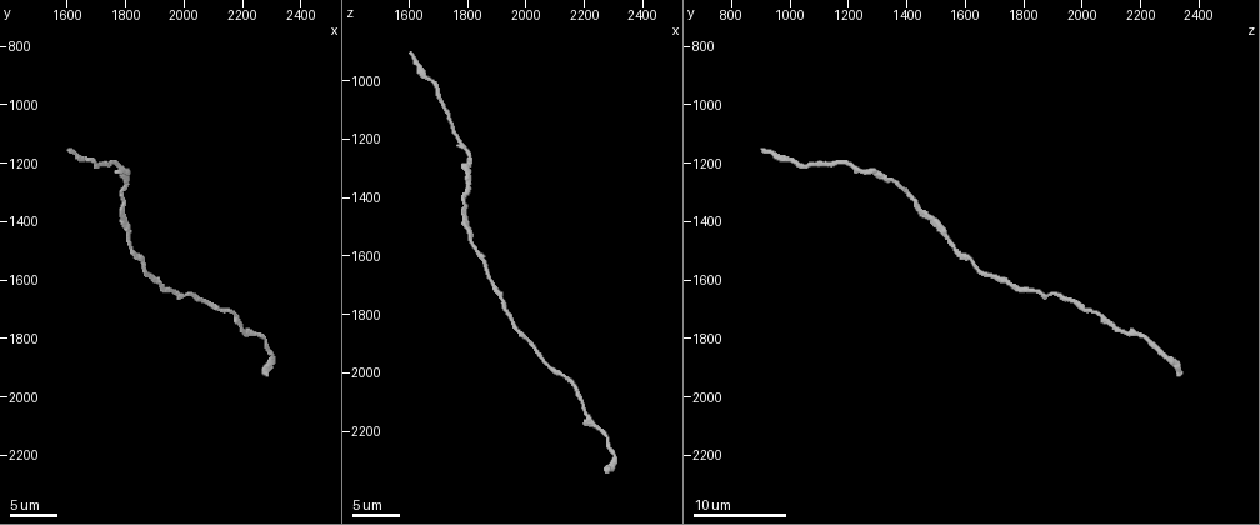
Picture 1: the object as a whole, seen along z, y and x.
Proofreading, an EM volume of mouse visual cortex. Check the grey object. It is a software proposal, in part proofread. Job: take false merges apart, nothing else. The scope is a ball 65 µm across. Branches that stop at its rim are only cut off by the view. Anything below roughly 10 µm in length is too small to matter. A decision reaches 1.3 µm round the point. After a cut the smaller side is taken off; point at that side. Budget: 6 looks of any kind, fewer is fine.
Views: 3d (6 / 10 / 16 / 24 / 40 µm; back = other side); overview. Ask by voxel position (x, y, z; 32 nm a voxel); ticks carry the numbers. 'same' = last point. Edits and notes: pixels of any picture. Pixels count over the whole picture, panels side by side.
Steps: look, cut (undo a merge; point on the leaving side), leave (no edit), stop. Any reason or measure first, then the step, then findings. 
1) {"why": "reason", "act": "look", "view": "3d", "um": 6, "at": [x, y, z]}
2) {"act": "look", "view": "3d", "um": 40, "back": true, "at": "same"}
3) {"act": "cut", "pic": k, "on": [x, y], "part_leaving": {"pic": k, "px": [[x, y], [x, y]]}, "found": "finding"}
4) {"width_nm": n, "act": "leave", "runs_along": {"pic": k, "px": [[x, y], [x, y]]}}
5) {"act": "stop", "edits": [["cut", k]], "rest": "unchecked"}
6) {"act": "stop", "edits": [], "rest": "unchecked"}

{"act": "look", "view": "3d", "um": 16, "at": [1860, 1560, 1640]}

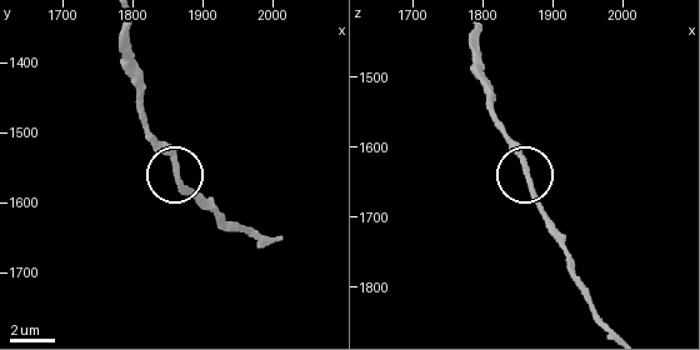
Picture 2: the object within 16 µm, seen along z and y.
{"width_nm": 220, "act": "leave", "runs_along": {"pic": 2, "px": [[528, 175], [550, 226]]}, "found": "one neuron here"}

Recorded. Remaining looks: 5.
{"why": "thick turns thin", "act": "look", "view": "3d", "um": 6, "at": [1810, 1450, 1550]}

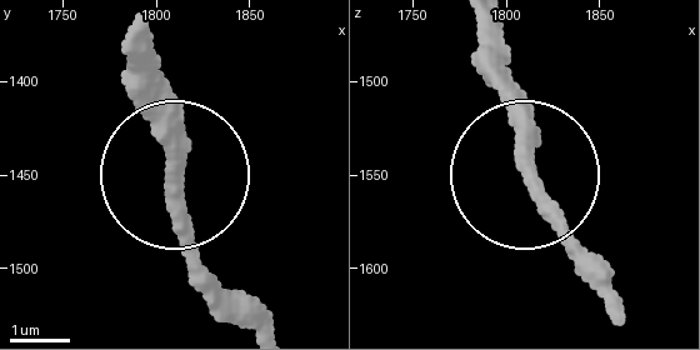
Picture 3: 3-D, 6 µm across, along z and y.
{"act": "leave", "runs_along": {"pic": 3, "px": [[258, 321], [198, 256], [164, 68]]}, "found": "one neuron here"}

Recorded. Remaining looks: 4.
{"why": "thick turns thin", "act": "look", "view": "3d", "um": 6, "at": [2130, 1700, 2000]}

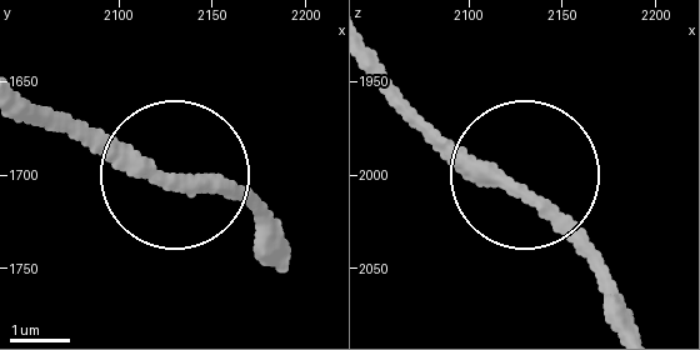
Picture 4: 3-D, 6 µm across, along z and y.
{"why": "other side", "act": "look", "view": "3d", "um": 6, "back": true, "at": [2122, 1700, 2006]}

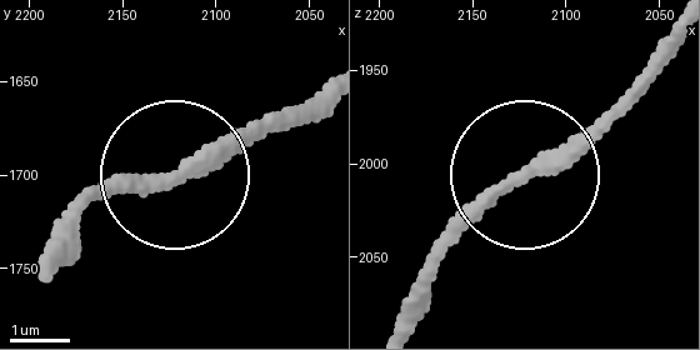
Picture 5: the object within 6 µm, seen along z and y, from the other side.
{"width_nm": 270, "act": "leave", "runs_along": {"pic": 5, "px": [[320, 99], [185, 169], [71, 203]]}, "found": "all the same neuron"}

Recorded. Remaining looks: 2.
{"act": "stop", "edits": [], "rest": "unchecked"}

